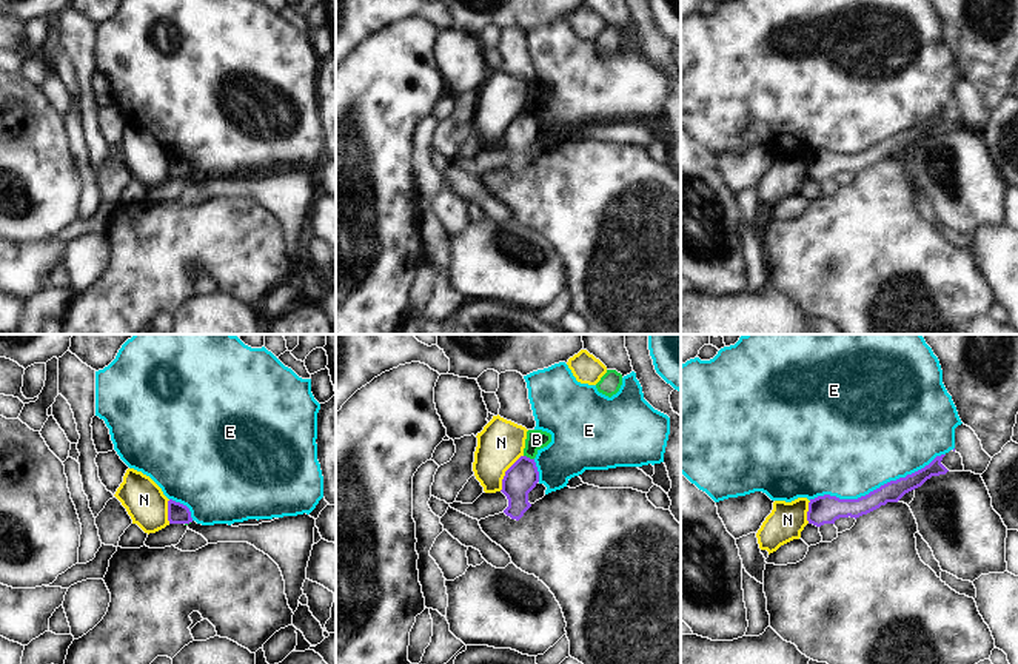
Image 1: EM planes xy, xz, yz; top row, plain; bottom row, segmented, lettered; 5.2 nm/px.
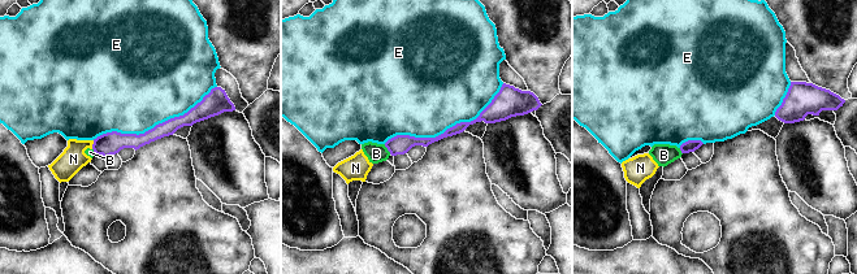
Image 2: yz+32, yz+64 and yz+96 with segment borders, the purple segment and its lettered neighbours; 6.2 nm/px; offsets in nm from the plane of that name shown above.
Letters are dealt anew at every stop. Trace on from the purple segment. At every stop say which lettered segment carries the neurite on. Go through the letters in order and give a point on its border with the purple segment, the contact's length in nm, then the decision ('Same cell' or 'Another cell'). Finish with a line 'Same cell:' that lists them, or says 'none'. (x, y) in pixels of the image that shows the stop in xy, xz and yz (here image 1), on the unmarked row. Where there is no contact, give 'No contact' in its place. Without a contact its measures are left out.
B: Touches purple at xz (529, 113). Shared border 60 nm. Another cell
E: Touches purple at yz (877, 144). Shared border 750 nm. Another cell
N: Touches purple at xz (505, 128). Shared border 220 nm. Another cell
Same cell: none.

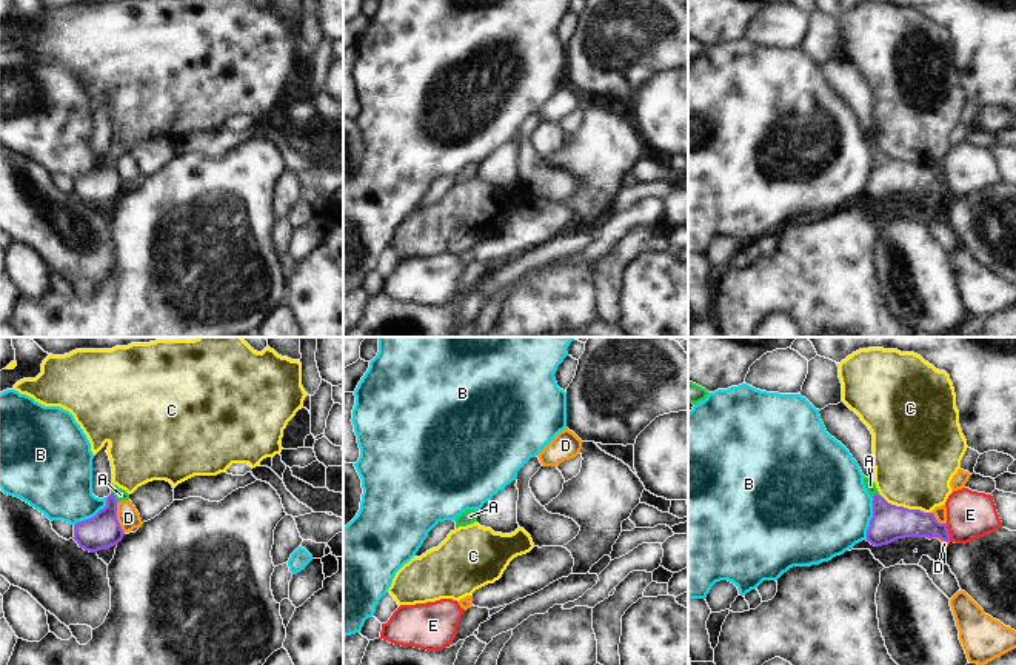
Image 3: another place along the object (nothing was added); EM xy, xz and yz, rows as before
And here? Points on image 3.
A: Touches purple at xy (114, 153). Shared border 70 nm. Same cell
B: Touches purple at yz (872, 174). Shared border 220 nm. Another cell
C: Touches purple at yz (905, 163). Shared border 280 nm. Another cell
D: Touches purple at xy (116, 174). Shared border 170 nm. Another cell
E: Touches purple at yz (947, 188). Shared border 100 nm. Another cell
Same cell: A.

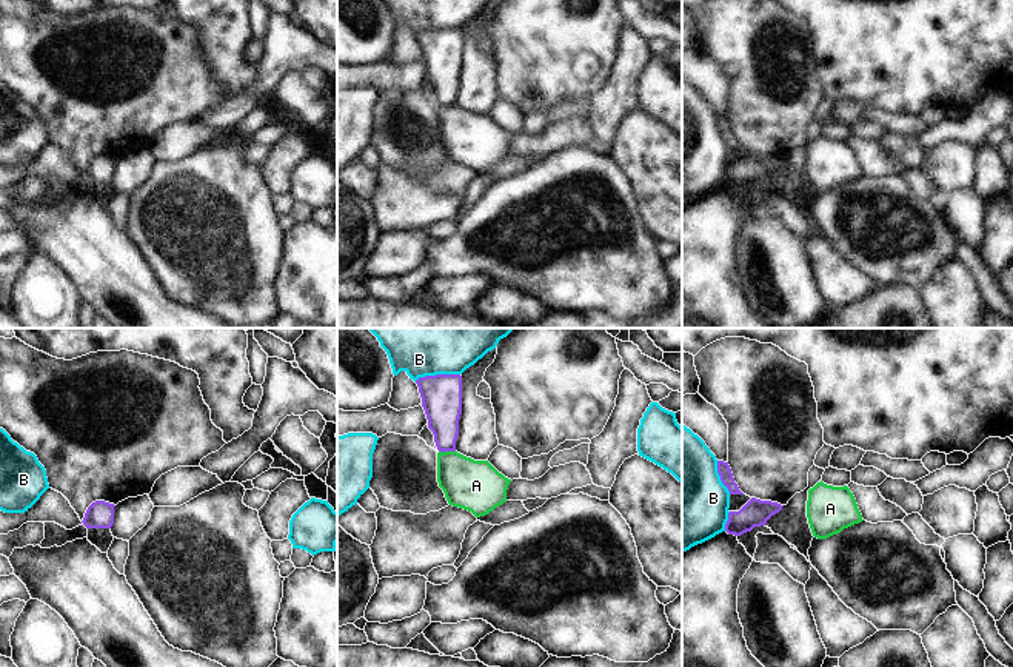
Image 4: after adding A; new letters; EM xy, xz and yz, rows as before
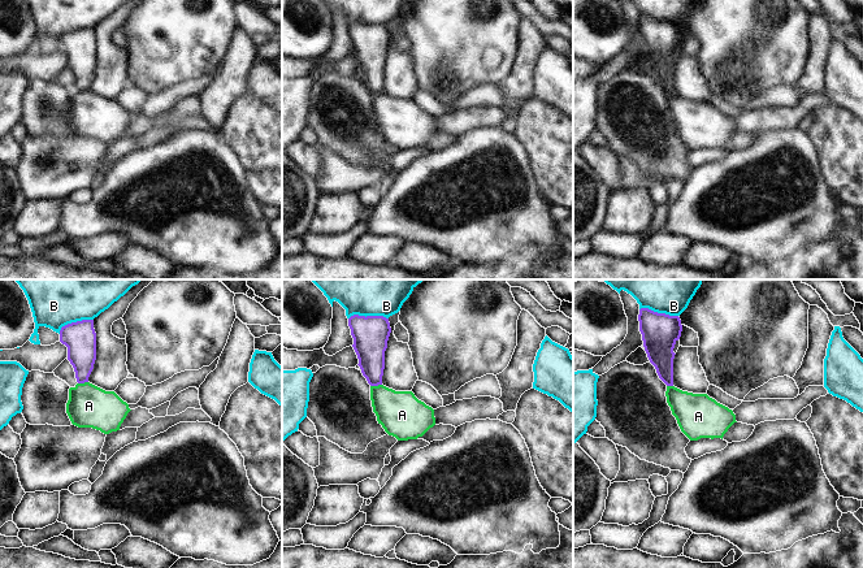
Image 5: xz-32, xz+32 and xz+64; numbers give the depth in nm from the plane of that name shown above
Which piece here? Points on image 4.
A: Touches purple at xz (447, 105). Shared border 90 nm. Another cell
B: Touches purple at xz (436, 30). Shared border 240 nm. Another cell
Same cell: none.

